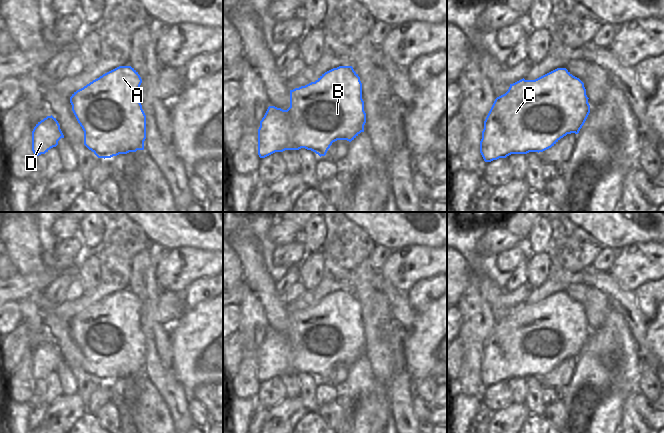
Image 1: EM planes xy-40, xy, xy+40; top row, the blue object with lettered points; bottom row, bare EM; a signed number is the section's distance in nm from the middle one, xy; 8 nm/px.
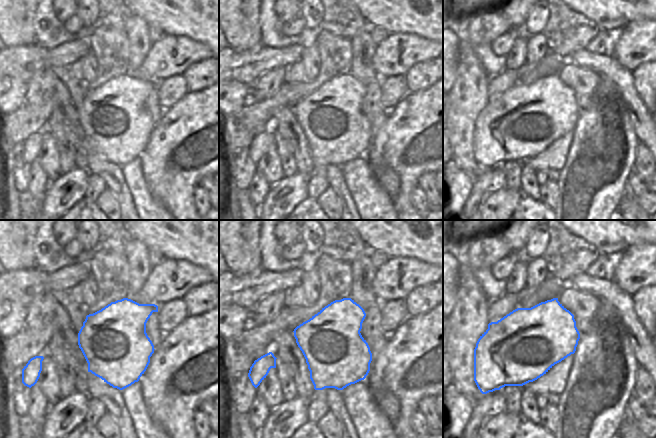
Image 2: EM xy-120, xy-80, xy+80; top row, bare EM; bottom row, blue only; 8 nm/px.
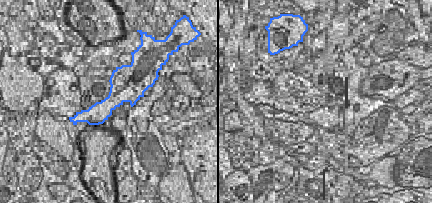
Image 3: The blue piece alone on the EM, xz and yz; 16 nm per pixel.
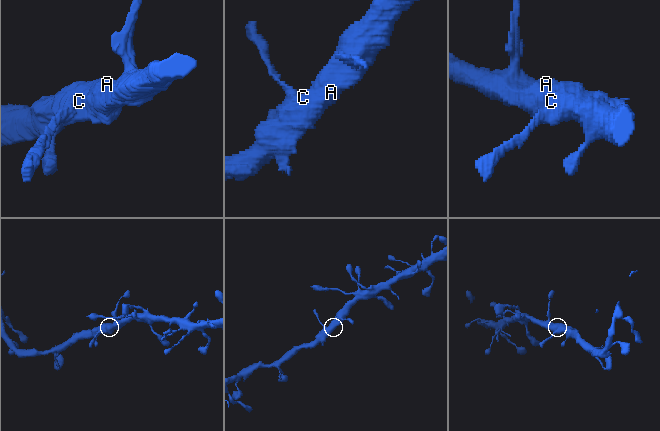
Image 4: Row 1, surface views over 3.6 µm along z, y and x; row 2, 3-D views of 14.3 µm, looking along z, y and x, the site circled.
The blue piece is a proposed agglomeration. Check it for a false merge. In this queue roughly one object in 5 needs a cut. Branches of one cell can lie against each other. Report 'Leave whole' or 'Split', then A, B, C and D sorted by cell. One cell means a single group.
Leave whole. Groups: A B C D.

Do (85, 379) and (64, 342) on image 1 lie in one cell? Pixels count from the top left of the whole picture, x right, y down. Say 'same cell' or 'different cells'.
same cell

